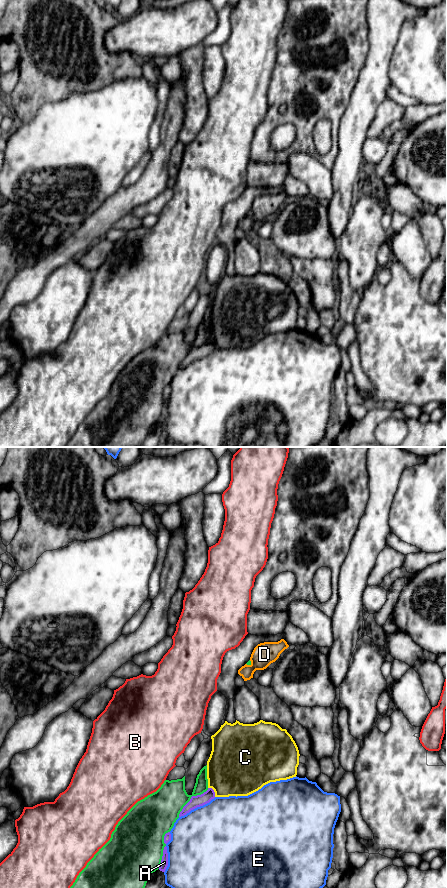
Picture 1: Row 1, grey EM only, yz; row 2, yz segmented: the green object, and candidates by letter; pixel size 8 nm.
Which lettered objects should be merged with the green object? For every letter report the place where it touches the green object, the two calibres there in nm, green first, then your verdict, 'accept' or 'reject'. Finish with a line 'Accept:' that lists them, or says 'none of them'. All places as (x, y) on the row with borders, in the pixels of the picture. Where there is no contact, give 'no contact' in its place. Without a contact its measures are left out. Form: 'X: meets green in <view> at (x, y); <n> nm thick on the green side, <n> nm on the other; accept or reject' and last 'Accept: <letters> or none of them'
A: meets green in yz at (163, 849); 440 nm thick on the green side, 60 nm on the other; reject
B: meets green in yz at (114, 830); 440 nm thick on the green side, 480 nm on the other; reject
C: meets green in yz at (206, 776); 130 nm thick on the green side, 460 nm on the other; reject
D: meets green in yz at (250, 663); 30 nm thick on the green side, 180 nm on the other; reject
E: meets green in yz at (173, 824); 360 nm thick on the green side, 460 nm on the other; reject
Accept: none of them

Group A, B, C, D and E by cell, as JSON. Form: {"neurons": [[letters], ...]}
{"neurons": [["A"], ["B"], ["C"], ["D"], ["E"]]}

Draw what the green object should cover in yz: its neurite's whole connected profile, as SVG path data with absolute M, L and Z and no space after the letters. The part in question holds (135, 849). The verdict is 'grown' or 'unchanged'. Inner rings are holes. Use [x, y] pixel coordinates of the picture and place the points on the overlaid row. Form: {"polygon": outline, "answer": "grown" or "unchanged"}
{"polygon": "M207 765L197 775L191 795L185 790L185 776L165 780L156 792L138 801L118 822L110 840L87 863L70 888L145 888L148 876L160 867L165 834L171 831L191 797L207 790Z", "answer": "unchanged"}

